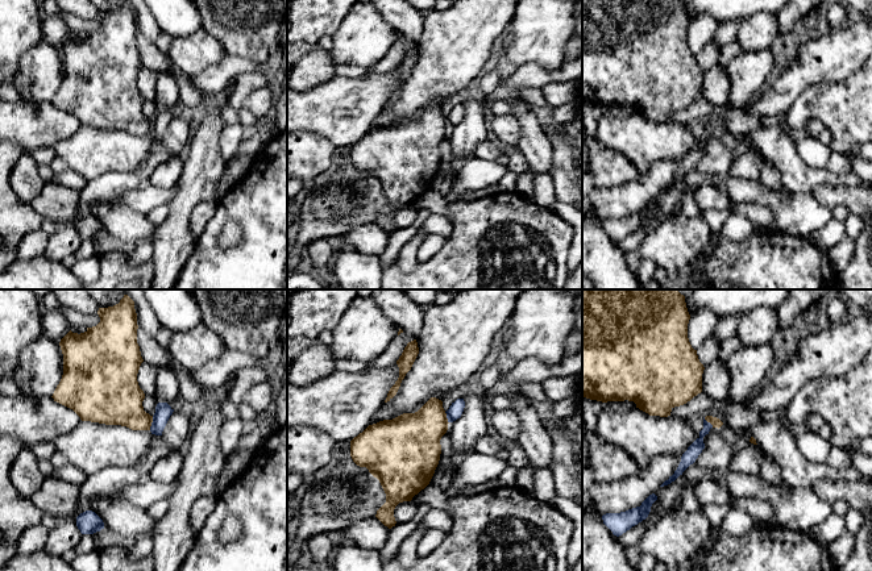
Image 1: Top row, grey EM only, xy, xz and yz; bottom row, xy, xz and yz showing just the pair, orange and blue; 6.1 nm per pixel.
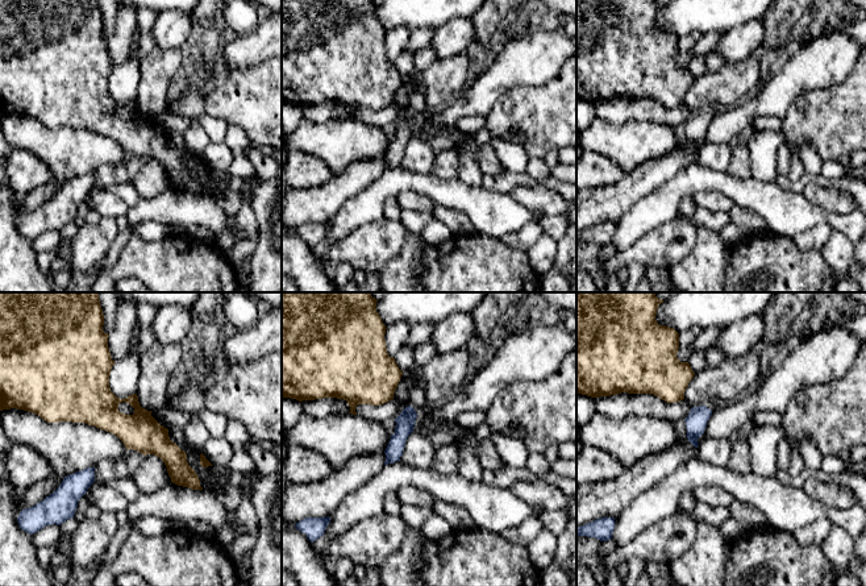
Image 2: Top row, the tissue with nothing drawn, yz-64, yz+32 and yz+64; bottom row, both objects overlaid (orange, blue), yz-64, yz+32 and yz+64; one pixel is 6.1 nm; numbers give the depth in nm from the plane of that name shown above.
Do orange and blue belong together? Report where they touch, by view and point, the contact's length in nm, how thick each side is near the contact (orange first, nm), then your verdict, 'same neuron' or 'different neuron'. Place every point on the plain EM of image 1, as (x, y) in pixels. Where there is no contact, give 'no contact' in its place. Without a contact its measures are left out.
contact xy (152, 126); length 90 nm; calibres 300 and 100 nm; different neuron

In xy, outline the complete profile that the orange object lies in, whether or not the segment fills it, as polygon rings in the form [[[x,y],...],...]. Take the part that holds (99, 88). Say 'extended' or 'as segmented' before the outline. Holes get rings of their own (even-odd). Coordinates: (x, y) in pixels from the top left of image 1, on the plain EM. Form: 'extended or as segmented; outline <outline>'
as segmented; outline [[[124,0],[119,9],[99,13],[97,20],[100,28],[96,32],[87,33],[80,39],[70,36],[61,45],[63,80],[51,103],[72,114],[82,126],[150,136],[153,121],[144,116],[145,99],[137,87],[144,64],[137,49],[134,7]]]

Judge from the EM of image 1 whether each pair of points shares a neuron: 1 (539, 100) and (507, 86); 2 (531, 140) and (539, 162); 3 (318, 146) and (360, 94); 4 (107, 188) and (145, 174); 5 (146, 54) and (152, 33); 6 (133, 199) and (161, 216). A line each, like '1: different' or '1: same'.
1: different
2: same
3: different
4: same
5: different
6: different

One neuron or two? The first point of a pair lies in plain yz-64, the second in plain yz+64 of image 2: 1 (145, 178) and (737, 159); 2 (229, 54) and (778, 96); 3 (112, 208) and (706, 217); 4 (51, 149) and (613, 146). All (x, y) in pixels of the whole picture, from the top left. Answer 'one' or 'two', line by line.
1: one
2: one
3: two
4: one

